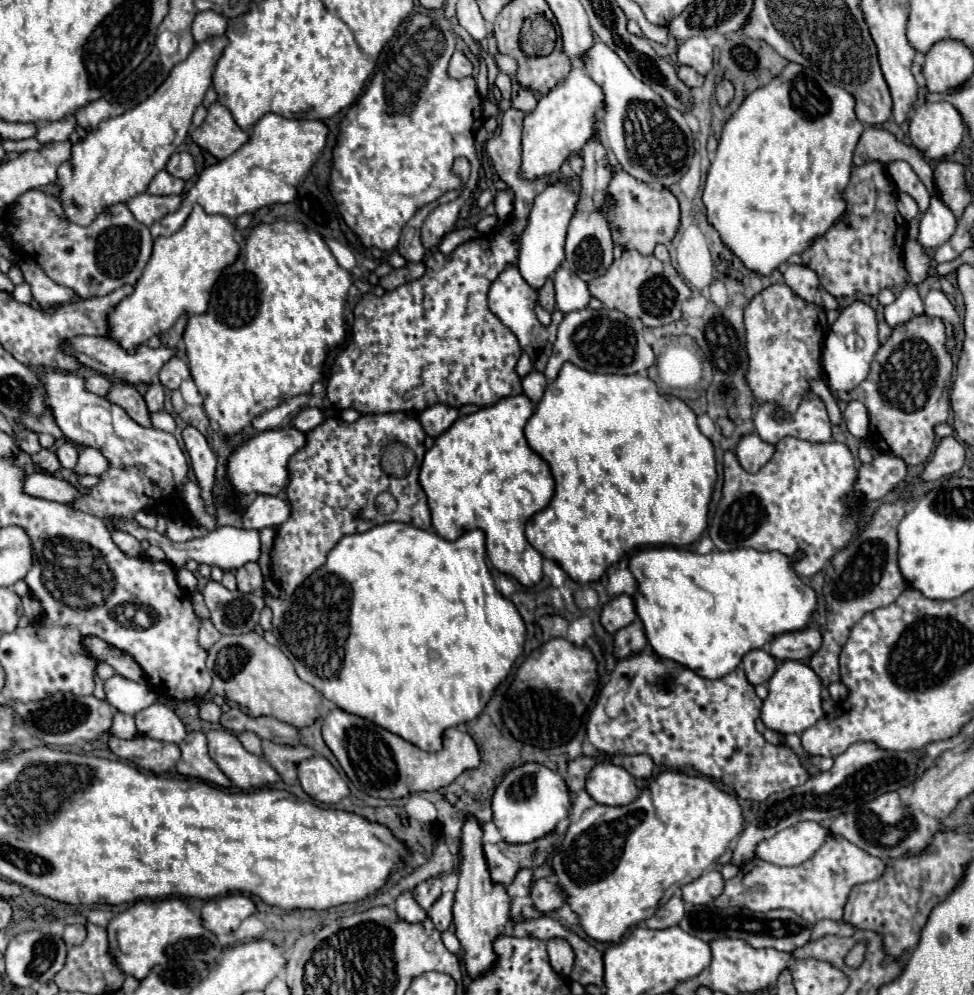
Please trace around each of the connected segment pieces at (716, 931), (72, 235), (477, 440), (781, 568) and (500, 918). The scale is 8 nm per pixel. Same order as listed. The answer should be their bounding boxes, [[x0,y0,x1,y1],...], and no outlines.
[[680,905,814,951],[6,191,152,299],[419,395,554,587],[628,547,816,679],[454,815,510,977]]

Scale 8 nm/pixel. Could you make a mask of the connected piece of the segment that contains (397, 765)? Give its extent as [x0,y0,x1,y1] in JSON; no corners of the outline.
[322,709,480,799]

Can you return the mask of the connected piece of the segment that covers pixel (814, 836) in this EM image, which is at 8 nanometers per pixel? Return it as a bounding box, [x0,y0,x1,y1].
[756,821,830,865]

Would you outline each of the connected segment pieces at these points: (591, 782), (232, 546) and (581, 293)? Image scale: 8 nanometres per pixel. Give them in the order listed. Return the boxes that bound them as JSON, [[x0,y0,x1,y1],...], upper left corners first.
[[586,763,638,805],[112,517,260,571],[554,265,590,313]]

